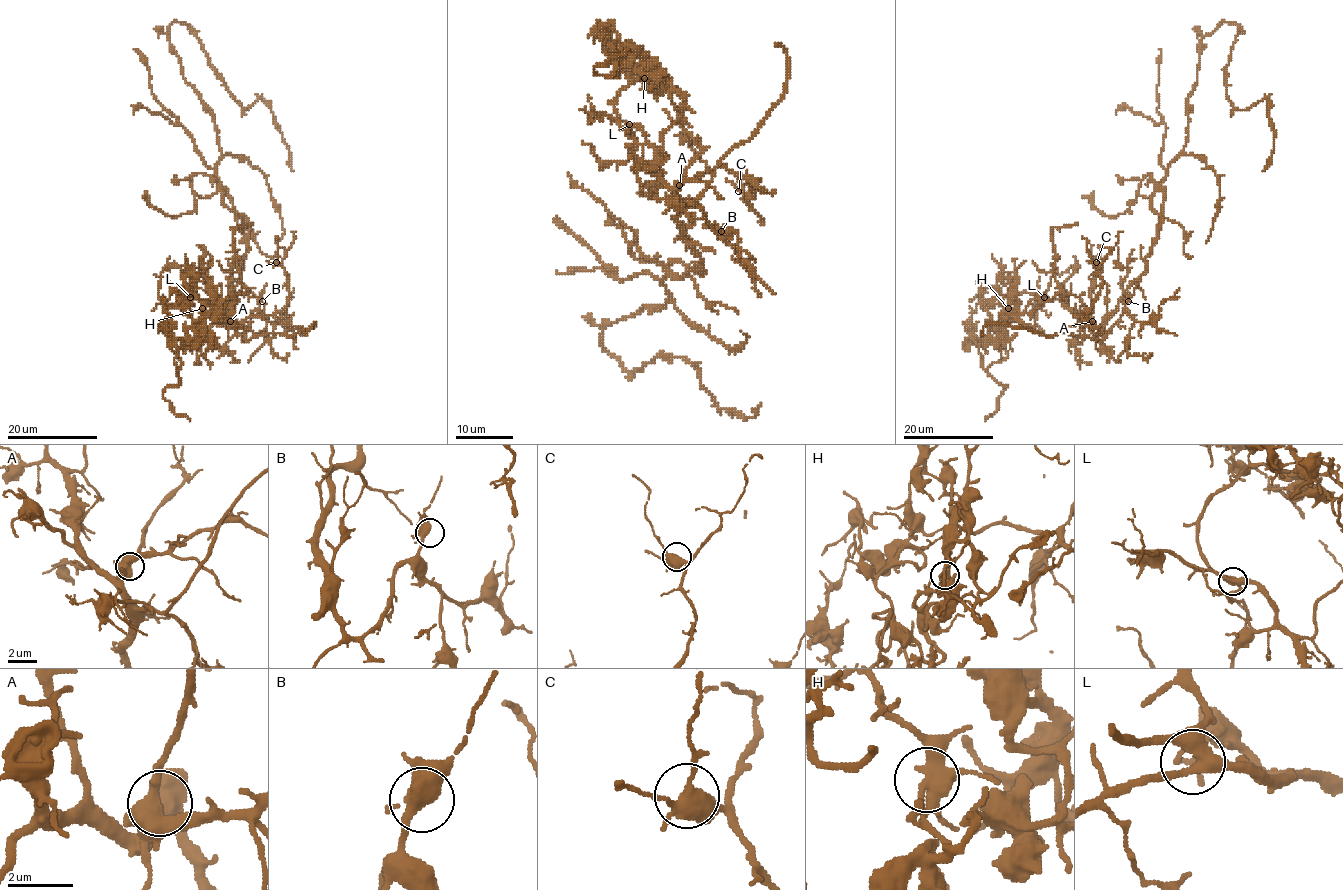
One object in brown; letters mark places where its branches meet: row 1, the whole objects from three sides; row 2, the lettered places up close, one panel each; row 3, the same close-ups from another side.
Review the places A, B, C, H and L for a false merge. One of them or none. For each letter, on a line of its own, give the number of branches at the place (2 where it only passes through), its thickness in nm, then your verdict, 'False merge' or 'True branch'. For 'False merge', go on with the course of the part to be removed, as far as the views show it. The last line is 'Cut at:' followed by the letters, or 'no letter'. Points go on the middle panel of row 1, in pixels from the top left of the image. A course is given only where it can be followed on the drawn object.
A: Branches: 4. Thickness 440 nm. True branch
B: Branches: 5. Thickness 400 nm. True branch
C: Branches: 4. Thickness 400 nm. True branch
H: Branches: 5. Thickness 420 nm. False merge. Course of the part to remove: (643, 78), (643, 64), (632, 54), (636, 48), (615, 76), (613, 51), (615, 71), (595, 71), (629, 48)
L: Branches: 4. Thickness 360 nm. True branch
Cut at: H

